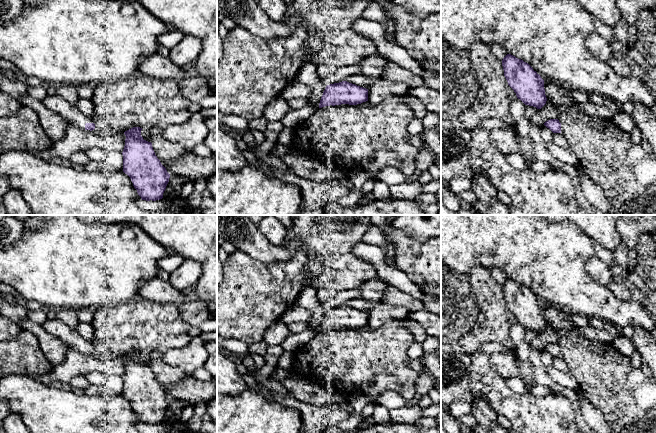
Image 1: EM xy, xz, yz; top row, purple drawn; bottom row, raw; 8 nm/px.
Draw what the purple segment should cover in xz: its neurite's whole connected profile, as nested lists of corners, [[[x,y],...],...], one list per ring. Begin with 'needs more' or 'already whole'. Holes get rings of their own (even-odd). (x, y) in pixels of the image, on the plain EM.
already whole; [[[342,305],[326,310],[319,332],[341,328],[357,329],[366,325],[368,325],[368,313]]]

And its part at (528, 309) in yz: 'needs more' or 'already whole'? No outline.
already whole

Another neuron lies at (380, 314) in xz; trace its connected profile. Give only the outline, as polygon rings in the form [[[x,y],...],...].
[[[381,303],[368,312],[368,325],[371,328],[379,328],[391,319],[407,319],[408,314],[409,311],[405,307]]]

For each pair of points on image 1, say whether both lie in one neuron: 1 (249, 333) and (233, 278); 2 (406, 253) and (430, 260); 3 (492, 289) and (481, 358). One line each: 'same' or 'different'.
1: same
2: same
3: different

